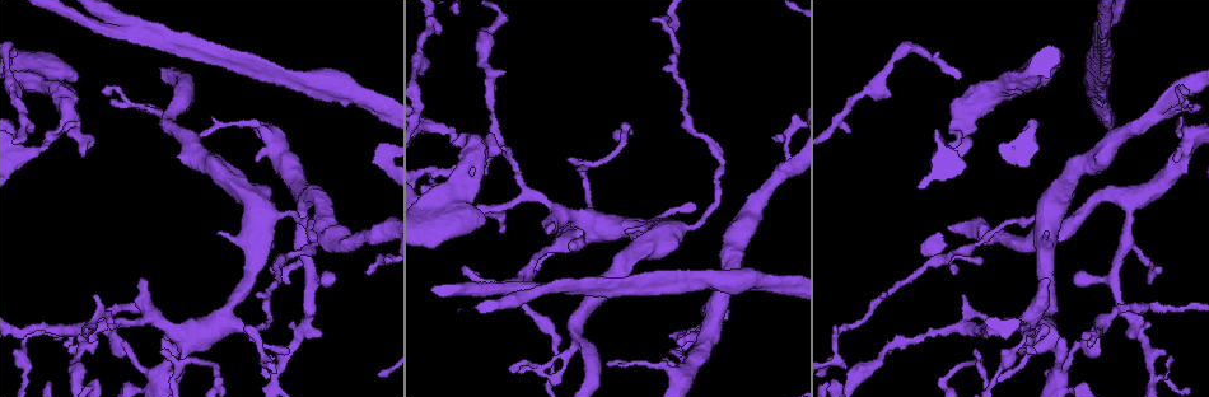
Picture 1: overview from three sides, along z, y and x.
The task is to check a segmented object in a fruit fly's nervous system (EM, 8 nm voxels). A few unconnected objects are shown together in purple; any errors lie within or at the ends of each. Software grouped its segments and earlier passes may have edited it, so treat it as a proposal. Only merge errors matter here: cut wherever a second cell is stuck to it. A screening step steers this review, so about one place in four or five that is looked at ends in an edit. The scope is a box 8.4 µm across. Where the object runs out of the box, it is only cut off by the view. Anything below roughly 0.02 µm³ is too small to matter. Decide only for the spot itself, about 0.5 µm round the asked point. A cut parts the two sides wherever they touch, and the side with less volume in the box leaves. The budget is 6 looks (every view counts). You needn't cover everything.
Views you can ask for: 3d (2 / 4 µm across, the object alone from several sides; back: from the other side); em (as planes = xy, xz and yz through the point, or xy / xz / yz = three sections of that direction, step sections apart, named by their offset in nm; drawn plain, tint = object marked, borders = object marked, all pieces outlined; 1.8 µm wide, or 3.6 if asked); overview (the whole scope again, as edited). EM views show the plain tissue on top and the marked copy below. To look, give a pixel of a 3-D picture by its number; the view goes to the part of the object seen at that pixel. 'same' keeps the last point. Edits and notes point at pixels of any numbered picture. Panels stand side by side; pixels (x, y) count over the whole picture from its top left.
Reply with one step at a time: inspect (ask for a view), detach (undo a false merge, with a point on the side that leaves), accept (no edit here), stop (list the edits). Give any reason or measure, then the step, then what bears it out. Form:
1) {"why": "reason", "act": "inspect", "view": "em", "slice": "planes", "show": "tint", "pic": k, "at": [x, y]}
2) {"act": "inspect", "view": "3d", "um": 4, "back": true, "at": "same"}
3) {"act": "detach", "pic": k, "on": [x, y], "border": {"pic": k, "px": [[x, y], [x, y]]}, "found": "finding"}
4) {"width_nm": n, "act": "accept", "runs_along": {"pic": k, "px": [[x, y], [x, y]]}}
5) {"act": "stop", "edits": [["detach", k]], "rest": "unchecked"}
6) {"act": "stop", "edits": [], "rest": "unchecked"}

{"why": "three-way junction", "act": "inspect", "view": "em", "slice": "planes", "show": "tint", "pic": 1, "at": [549, 286]}

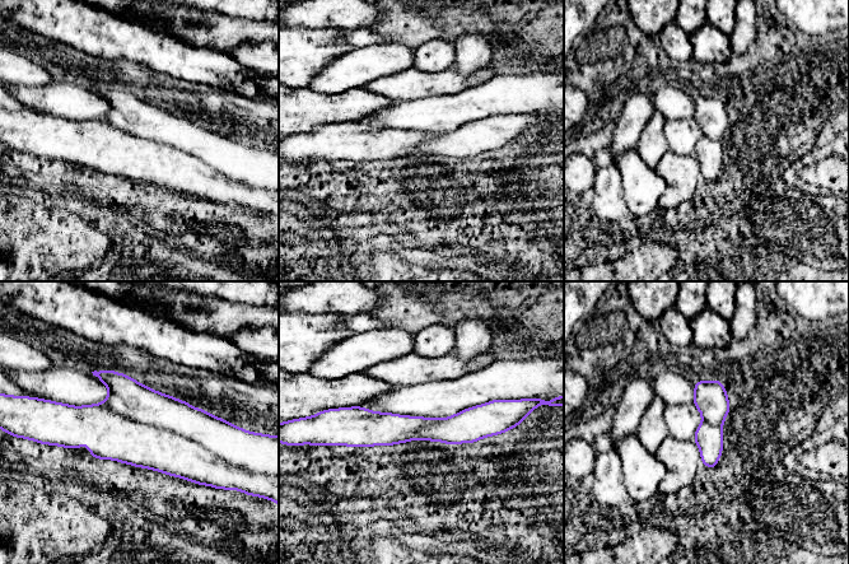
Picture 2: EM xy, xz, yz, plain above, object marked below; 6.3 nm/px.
{"act": "detach", "pic": 2, "on": [125, 441], "border": {"pic": 2, "px": [[99, 404], [187, 437], [218, 457]]}, "found": "two cells meet here"}

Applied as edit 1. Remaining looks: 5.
{"act": "inspect", "view": "em", "um": 3.6, "slice": "planes", "show": "tint", "pic": 1, "at": [455, 207]}

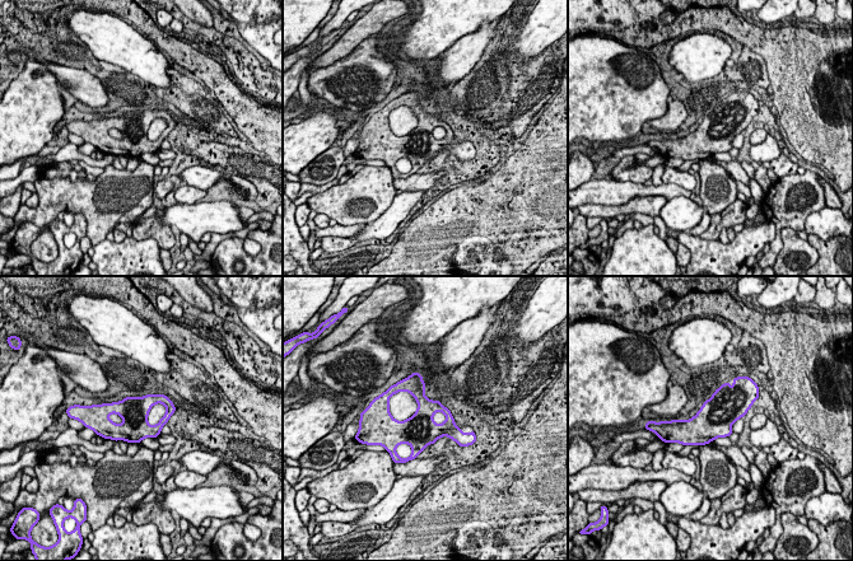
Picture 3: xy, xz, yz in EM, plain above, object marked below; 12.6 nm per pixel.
{"act": "accept", "found": "all the same cell"}

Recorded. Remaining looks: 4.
{"why": "four or more arms meet", "act": "inspect", "view": "3d", "um": 2, "pic": 1, "at": [203, 324]}

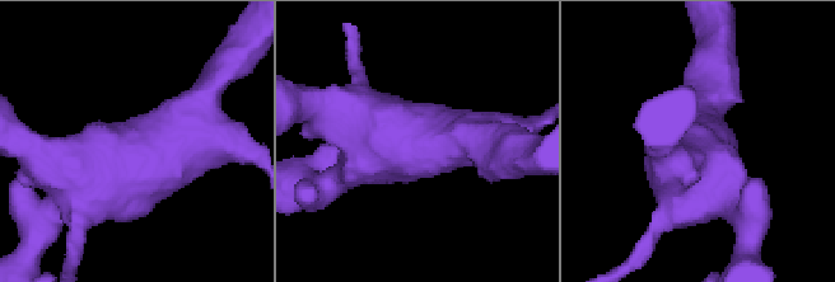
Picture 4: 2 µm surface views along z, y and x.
{"why": "now the EM", "act": "inspect", "view": "em", "slice": "planes", "show": "tint", "pic": 4, "at": [127, 136]}

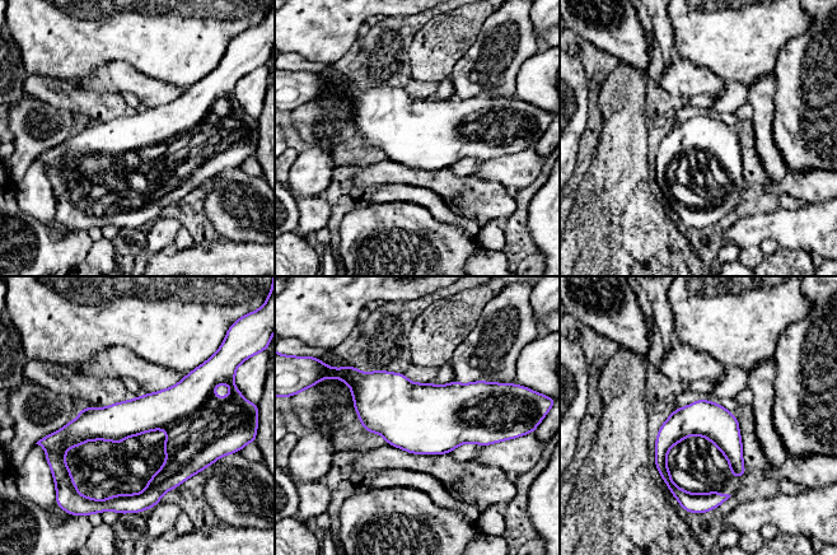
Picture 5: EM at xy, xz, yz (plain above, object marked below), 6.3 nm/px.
{"width_nm": 220, "act": "accept", "runs_along": {"pic": 5, "px": [[209, 413], [146, 413], [59, 438]]}, "found": "all the same cell"}

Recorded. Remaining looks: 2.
{"act": "stop", "edits": [["detach", 2]], "rest": "unchecked"}

